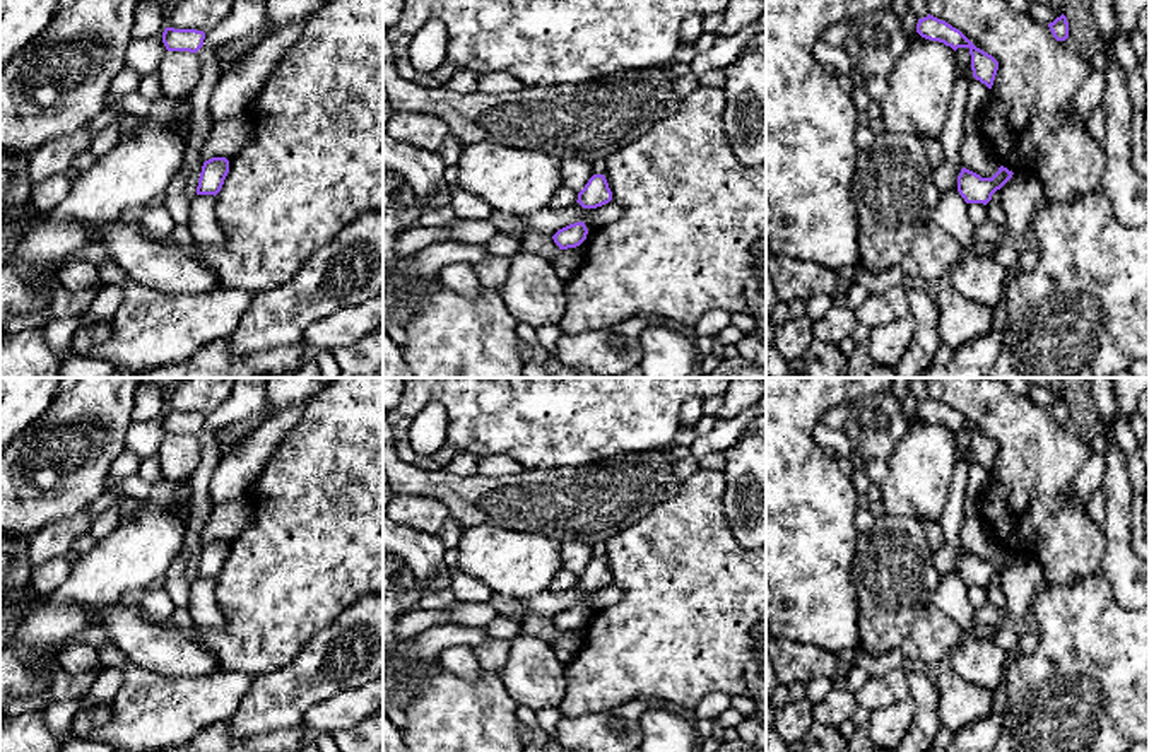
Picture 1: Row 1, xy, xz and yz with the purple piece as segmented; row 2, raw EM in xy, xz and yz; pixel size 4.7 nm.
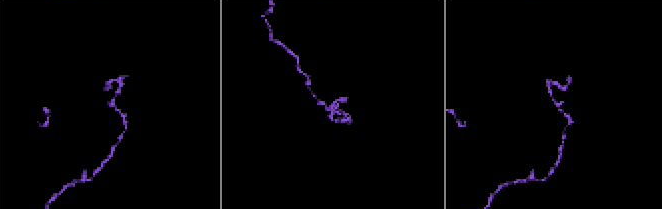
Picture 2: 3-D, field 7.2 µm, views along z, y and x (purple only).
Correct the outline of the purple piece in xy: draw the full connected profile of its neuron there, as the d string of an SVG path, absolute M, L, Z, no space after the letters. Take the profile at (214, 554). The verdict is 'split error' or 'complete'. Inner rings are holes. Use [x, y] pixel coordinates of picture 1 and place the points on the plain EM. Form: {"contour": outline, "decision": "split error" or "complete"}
{"contour": "M212 540L203 545L198 561L197 578L217 578L229 555L229 543L226 540Z", "decision": "complete"}

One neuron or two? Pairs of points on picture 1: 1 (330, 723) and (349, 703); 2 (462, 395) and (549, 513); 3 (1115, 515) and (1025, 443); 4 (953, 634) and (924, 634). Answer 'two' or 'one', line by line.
1: one
2: two
3: two
4: one

